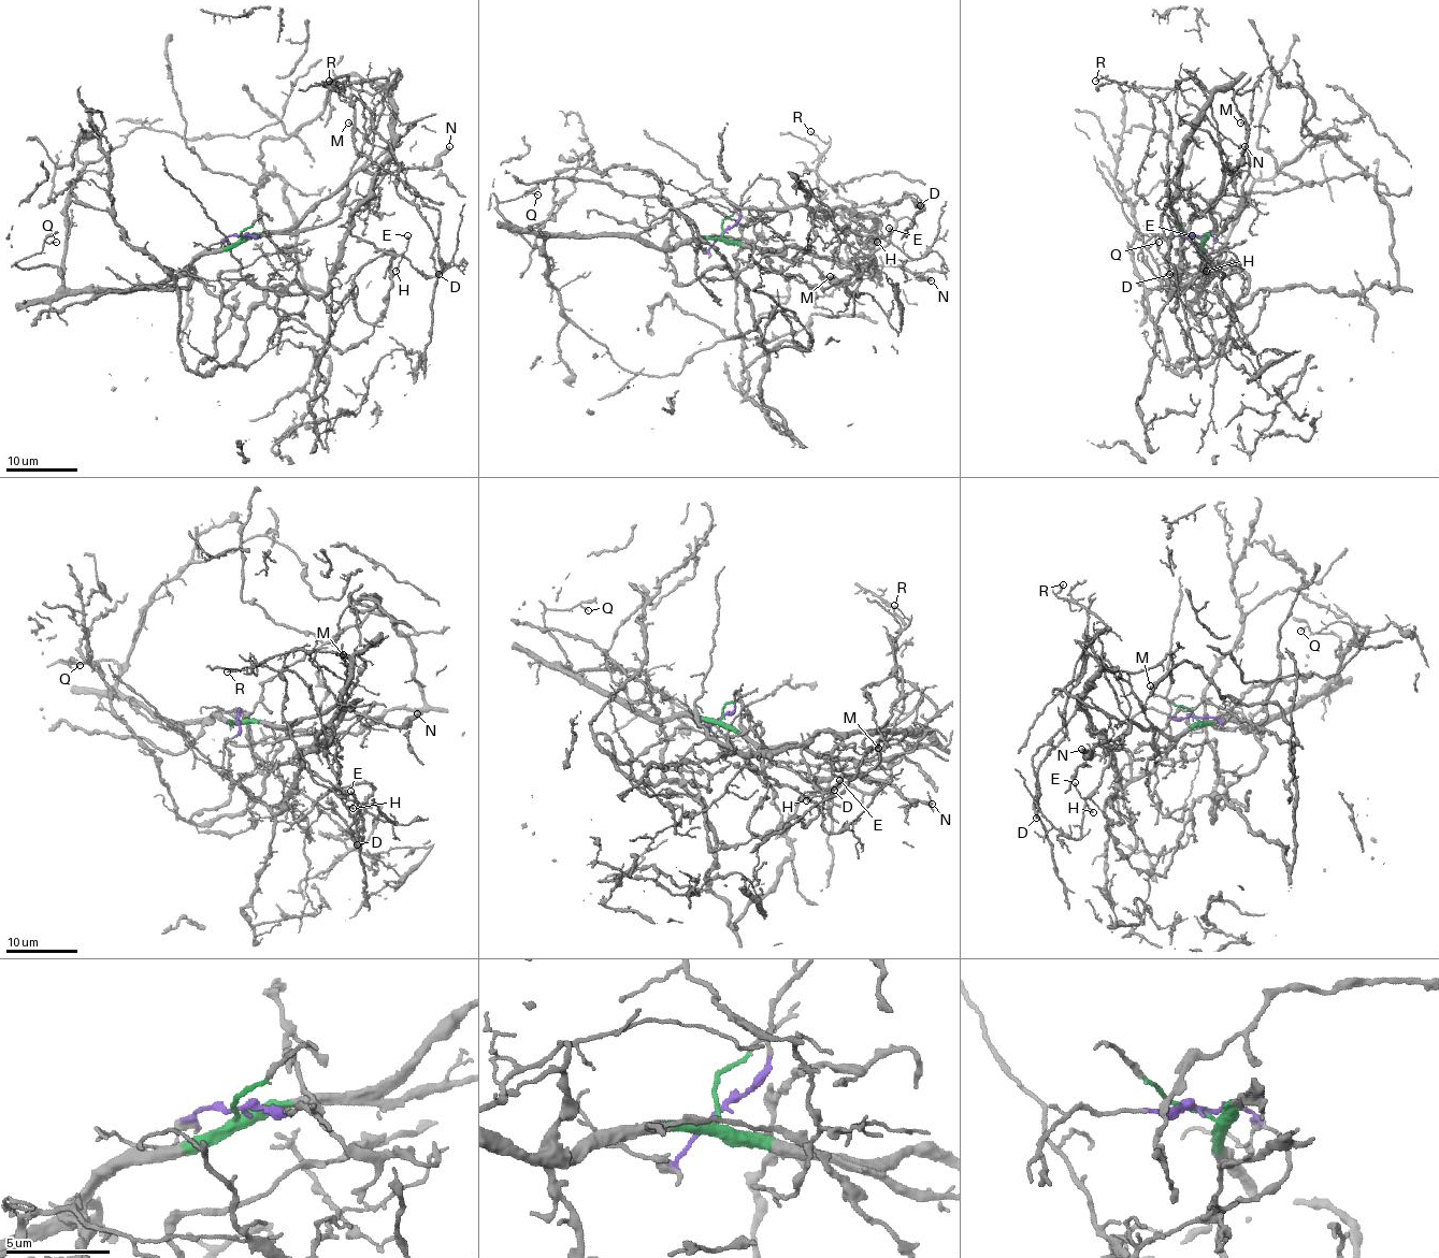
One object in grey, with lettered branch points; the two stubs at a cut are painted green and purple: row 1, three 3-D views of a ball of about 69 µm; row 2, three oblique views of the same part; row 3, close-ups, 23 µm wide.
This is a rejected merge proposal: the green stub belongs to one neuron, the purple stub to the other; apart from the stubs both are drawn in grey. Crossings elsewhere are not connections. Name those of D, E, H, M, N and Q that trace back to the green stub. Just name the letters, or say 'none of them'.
M, N, Q

